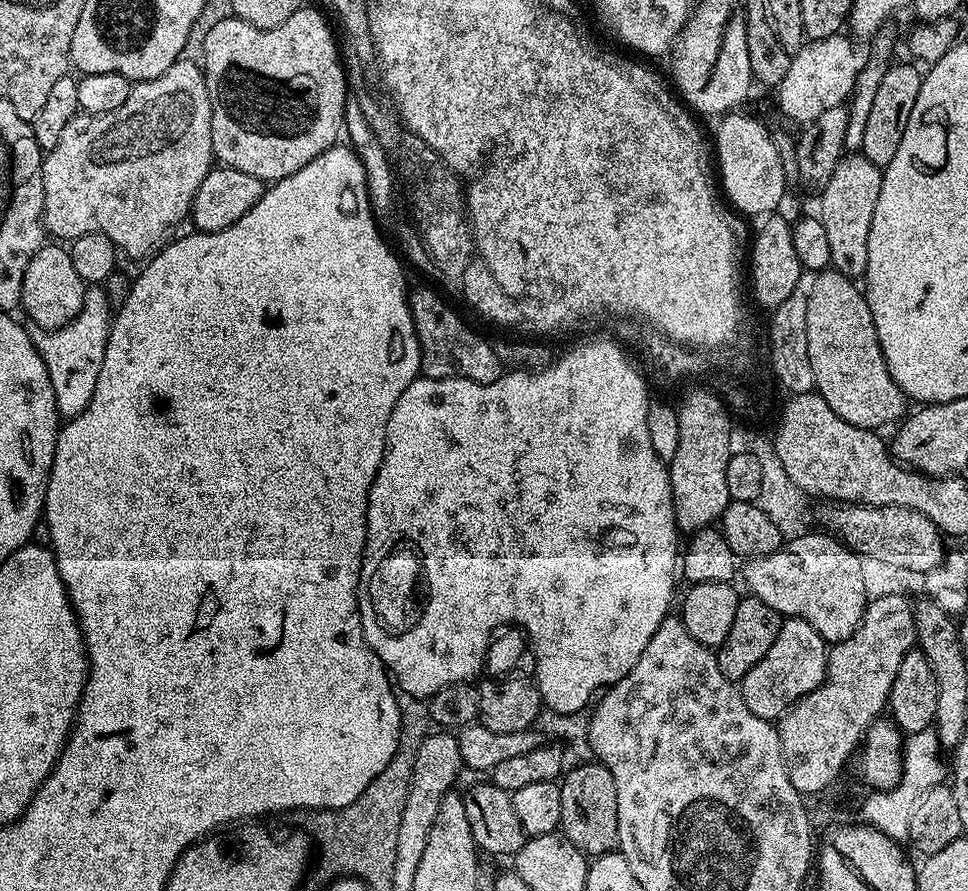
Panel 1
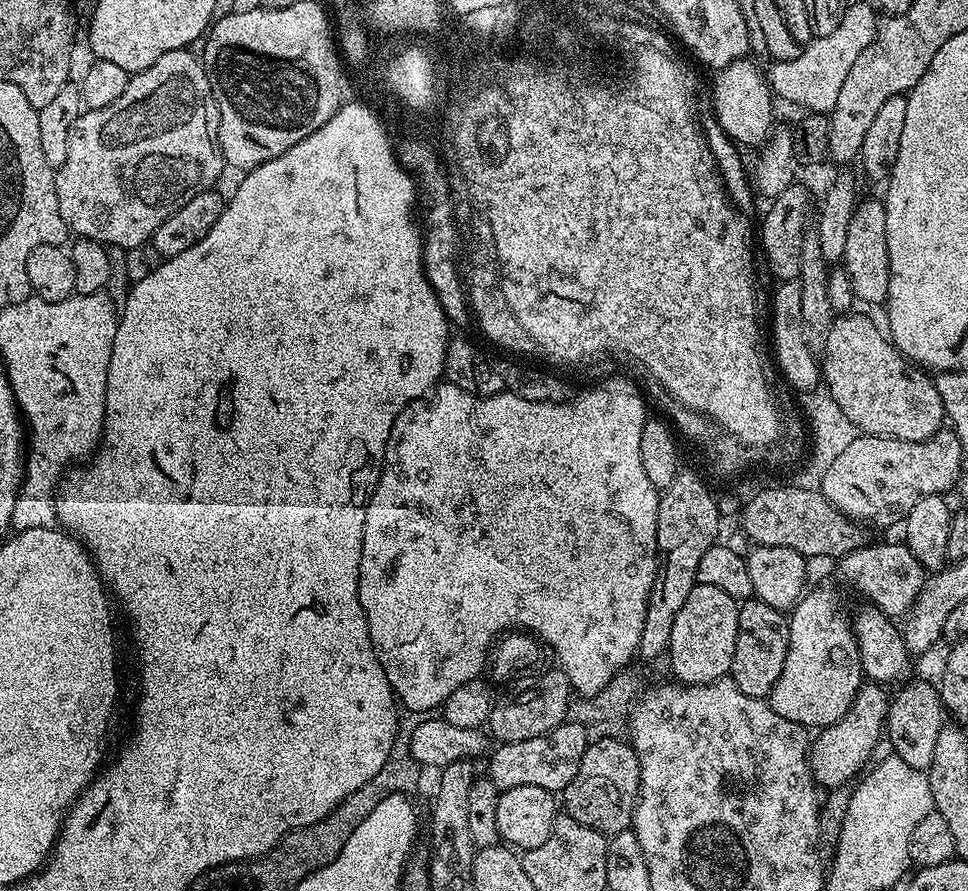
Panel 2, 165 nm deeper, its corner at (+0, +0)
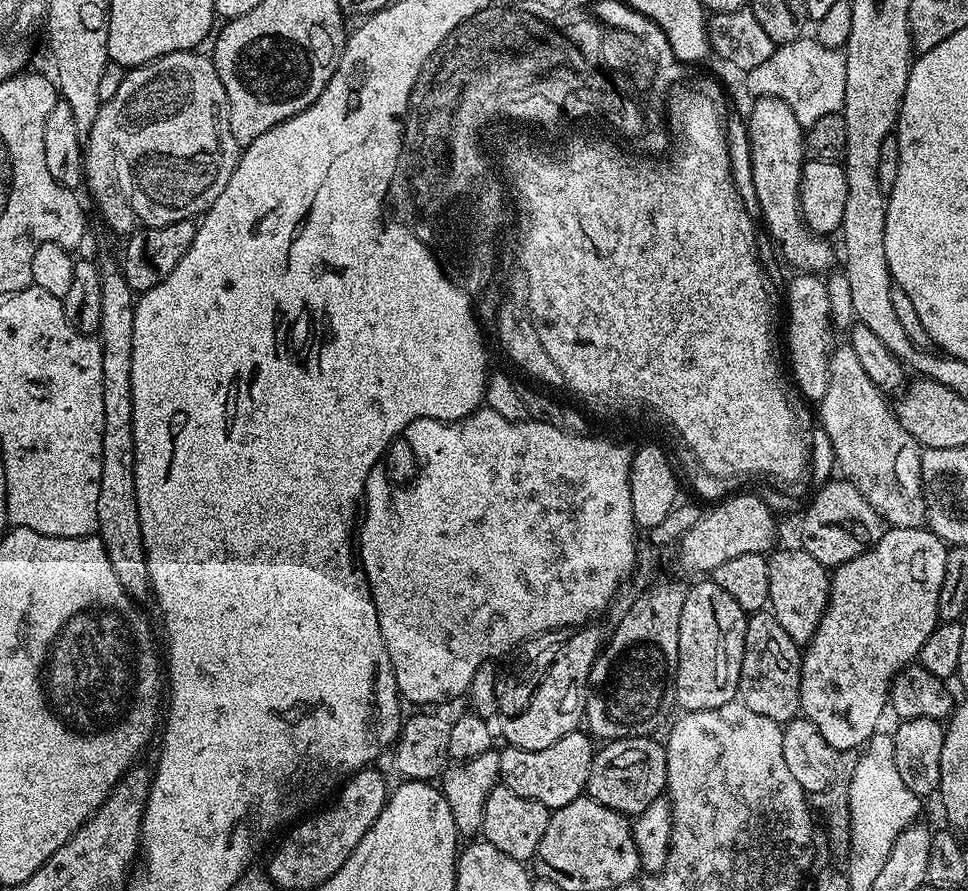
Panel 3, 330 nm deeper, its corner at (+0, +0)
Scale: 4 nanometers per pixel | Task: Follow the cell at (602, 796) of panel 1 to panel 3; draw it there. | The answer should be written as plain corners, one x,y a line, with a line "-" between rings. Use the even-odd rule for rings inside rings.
631,736
621,740
610,740
595,753
590,766
590,778
586,795
610,810
618,810
624,816
634,818
650,806
650,802
661,799
668,786
668,749
652,736

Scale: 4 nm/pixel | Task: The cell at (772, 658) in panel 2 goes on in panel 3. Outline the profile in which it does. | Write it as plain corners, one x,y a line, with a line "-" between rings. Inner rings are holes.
754,612
748,616
744,653
742,654
742,674
740,675
739,699
754,714
770,718
781,726
789,724
801,715
800,710
800,662
802,648
782,630
782,622
771,612

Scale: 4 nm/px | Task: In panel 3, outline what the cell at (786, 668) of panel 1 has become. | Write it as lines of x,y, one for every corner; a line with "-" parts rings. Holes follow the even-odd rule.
889,527
878,543
870,550
858,554
858,558
850,558
850,562
840,564
831,573
832,589
828,591
828,609
822,614
822,622
818,622
818,630
808,641
802,652
800,662
800,710
803,719
814,722
818,726
822,738
830,742
838,750
860,750
868,743
868,739
876,733
880,715
889,707
888,691
892,688
892,680
903,668
907,668
919,657
922,642
930,638
938,623
938,594
942,594
942,582
946,574
946,554
949,545
938,539
927,527
923,528
894,528

